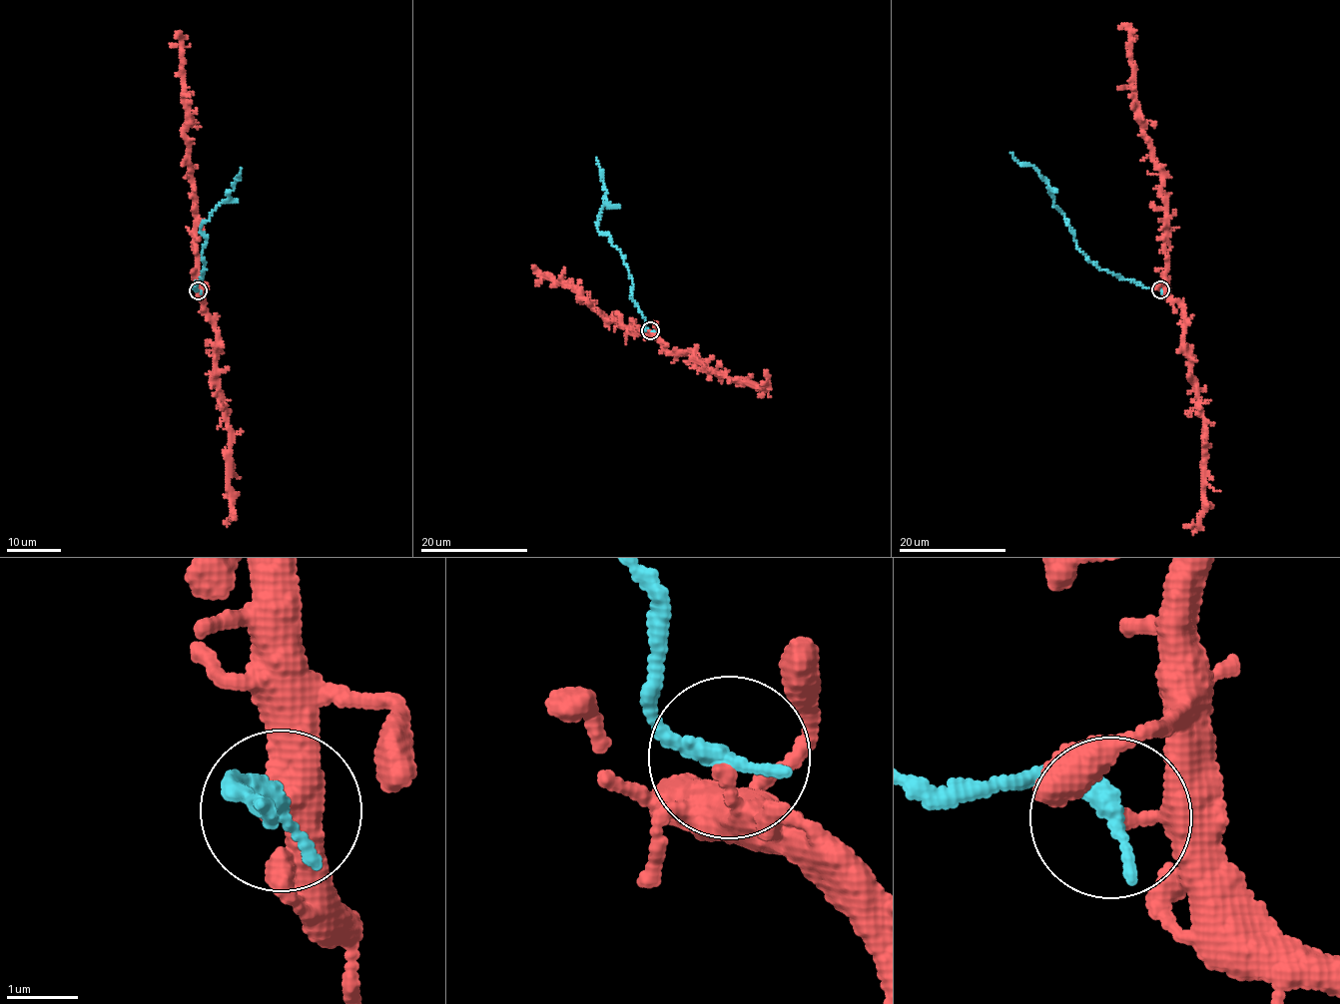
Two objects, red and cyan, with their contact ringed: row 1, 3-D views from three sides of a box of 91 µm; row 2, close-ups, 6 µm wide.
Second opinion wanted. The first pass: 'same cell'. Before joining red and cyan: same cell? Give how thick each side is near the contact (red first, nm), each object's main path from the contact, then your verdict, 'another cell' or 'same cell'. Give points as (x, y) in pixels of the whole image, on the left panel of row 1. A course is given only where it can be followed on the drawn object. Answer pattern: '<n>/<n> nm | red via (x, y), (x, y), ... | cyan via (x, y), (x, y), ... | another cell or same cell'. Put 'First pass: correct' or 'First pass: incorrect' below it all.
280/280 nm | red via (197, 290), (196, 197), (185, 134), (187, 117), (182, 40), (178, 34), (175, 39) | cyan via (198, 290), (193, 284), (202, 278), (206, 240), (200, 228), (229, 196), (240, 167) | another cell
First pass: incorrect

